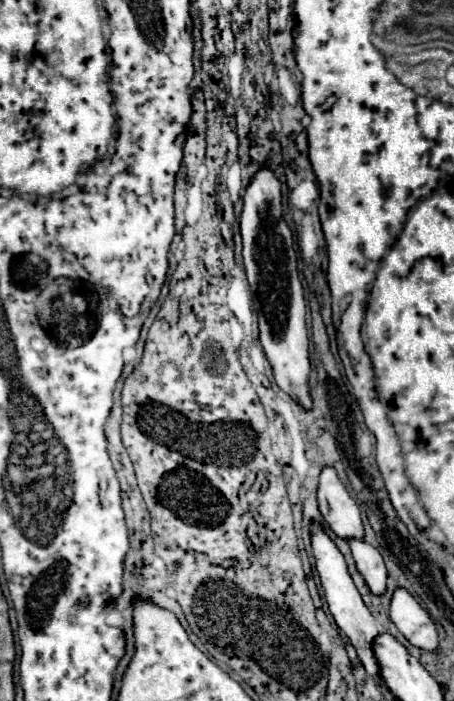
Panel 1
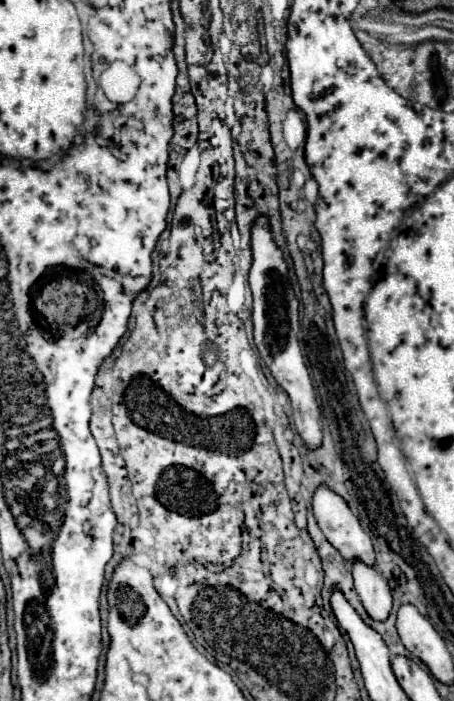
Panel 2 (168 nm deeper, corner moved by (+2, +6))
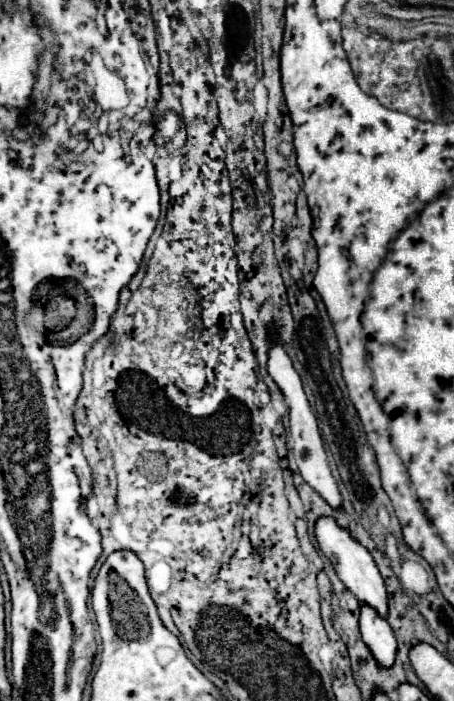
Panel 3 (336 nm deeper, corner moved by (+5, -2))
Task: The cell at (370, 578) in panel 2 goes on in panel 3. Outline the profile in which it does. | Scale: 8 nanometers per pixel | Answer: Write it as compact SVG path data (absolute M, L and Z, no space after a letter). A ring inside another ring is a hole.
M362 604L360 632L362 632L362 640L368 644L374 658L382 666L390 666L396 654L396 638L388 620L382 620L382 616L374 612L374 608L366 608L366 604Z

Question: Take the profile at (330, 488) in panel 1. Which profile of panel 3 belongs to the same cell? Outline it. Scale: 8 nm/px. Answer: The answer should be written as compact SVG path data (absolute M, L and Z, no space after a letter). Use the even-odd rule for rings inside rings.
M320 516L316 520L316 540L320 550L326 554L326 558L332 562L338 578L346 584L346 588L356 594L356 598L360 600L360 604L368 604L372 608L376 608L376 612L380 616L386 616L388 612L388 604L386 604L386 588L384 588L384 580L378 572L378 566L372 558L372 554L368 552L368 548L364 548L346 528L342 528L336 518L332 516Z

